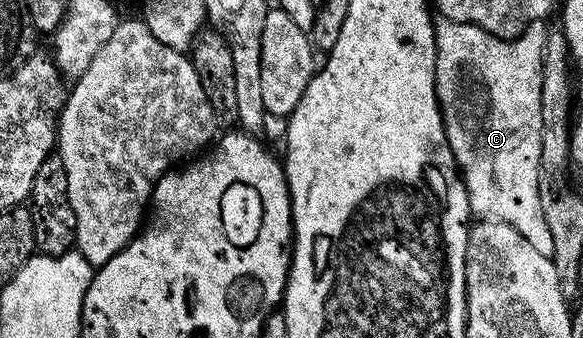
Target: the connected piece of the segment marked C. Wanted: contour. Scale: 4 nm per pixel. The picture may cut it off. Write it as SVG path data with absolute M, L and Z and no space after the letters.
M442 17L434 20L435 25L435 92L439 98L439 110L443 113L443 124L449 141L449 149L459 166L459 174L463 176L463 184L467 186L467 196L471 206L472 216L483 221L508 223L537 249L537 253L550 255L553 249L553 237L549 237L549 225L545 225L545 217L541 213L541 197L539 196L539 177L543 161L543 106L541 93L543 92L543 46L547 40L548 28L542 22L531 23L515 39L499 39L489 33L484 27L472 23L458 23L452 19Z

